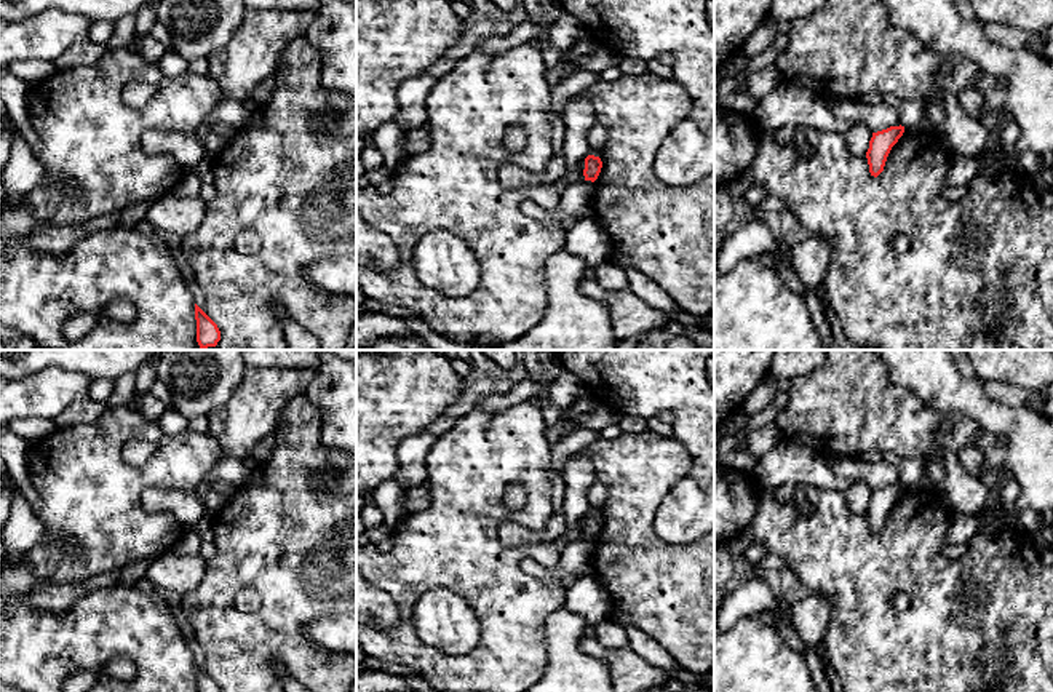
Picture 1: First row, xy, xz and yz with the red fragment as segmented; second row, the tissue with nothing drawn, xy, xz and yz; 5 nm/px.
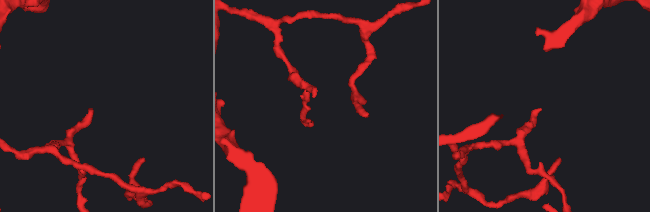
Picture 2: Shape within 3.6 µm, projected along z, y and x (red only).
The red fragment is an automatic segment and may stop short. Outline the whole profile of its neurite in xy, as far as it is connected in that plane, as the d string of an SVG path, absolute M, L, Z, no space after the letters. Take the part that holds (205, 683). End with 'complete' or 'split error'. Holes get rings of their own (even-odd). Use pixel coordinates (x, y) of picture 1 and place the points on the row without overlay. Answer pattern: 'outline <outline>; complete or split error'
outline M195 662L197 692L221 692L217 682Z; complete

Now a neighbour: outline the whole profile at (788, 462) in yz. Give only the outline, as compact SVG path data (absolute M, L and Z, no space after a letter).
M781 438L775 447L757 459L753 471L762 487L783 484L805 484L831 487L845 492L853 479L837 476L828 465L826 457L807 446Z

